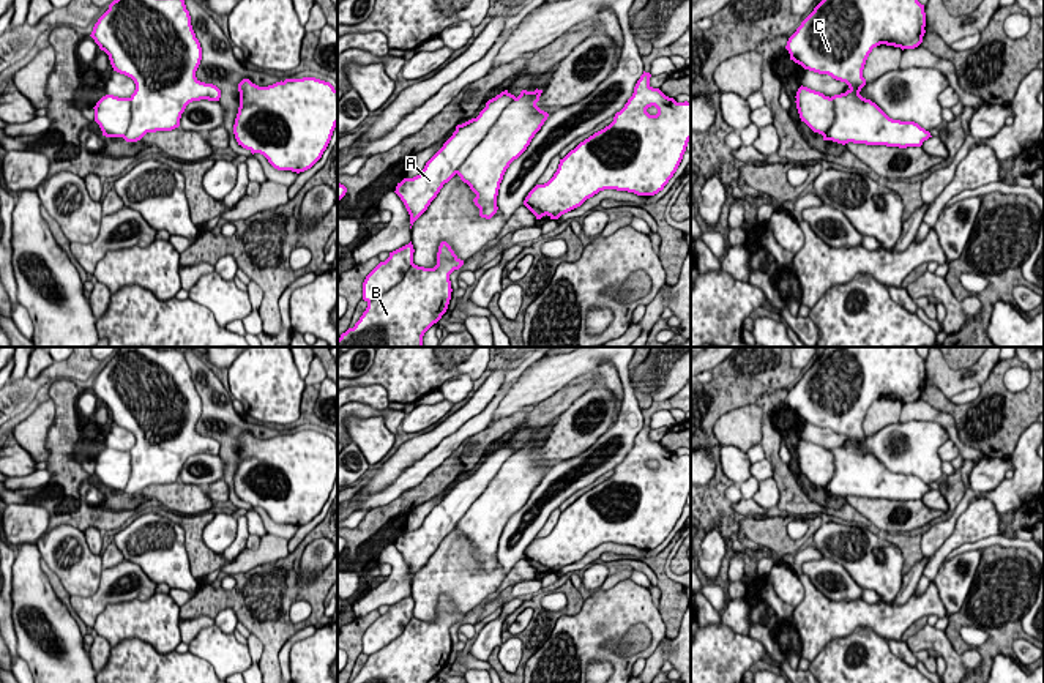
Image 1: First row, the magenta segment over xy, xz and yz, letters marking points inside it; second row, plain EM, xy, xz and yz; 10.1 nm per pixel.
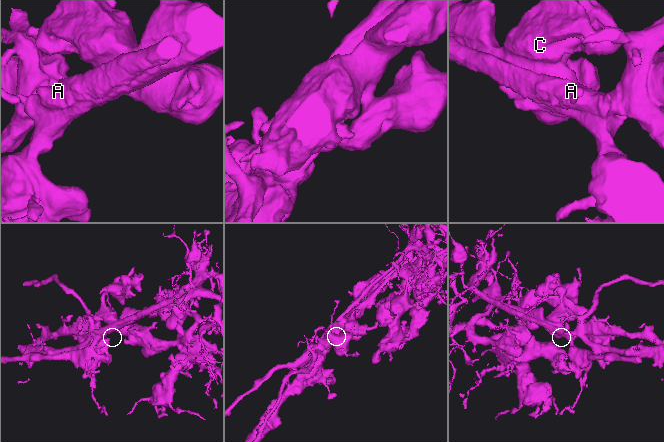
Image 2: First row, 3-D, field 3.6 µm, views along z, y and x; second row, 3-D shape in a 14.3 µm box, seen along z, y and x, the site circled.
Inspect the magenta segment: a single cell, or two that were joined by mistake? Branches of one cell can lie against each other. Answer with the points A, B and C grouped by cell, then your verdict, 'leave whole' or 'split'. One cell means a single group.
A / B C; split

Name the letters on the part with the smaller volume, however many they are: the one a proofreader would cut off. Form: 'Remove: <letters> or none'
Remove: A

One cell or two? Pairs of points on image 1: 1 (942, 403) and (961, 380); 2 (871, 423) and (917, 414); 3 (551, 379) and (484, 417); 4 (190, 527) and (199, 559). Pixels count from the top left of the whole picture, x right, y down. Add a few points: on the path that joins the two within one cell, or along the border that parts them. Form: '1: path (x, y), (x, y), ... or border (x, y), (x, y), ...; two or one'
1: border (943, 393), (948, 399); two
2: path (882, 412), (906, 412); one
3: border (518, 380), (502, 399), (491, 421); two
4: path (193, 535), (196, 551); one

